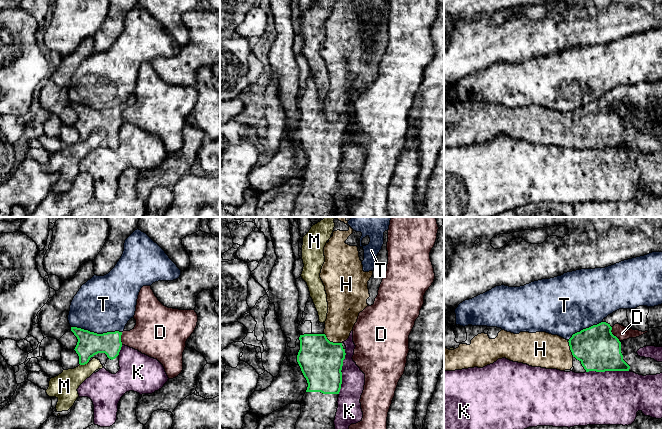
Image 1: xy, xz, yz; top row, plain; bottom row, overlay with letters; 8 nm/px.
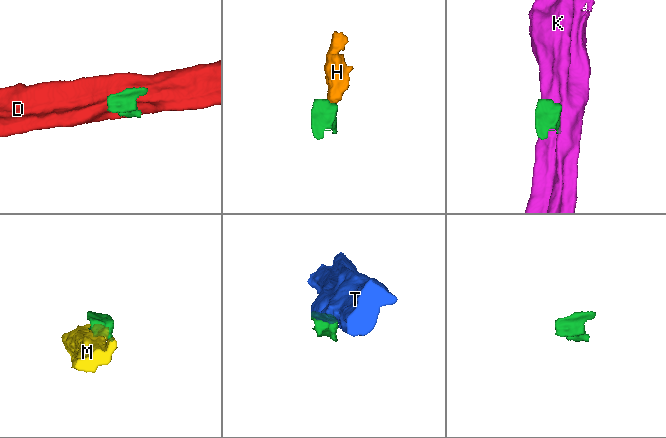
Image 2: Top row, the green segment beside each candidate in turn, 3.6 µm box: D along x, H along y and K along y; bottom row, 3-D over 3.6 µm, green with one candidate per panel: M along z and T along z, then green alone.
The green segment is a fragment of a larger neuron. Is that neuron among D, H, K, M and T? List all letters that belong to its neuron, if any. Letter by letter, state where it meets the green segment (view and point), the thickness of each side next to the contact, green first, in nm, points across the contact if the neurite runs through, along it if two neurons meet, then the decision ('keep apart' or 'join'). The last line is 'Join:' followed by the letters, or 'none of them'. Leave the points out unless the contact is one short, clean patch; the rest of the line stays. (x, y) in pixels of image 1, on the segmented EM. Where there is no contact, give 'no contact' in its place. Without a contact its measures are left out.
D: yz (612, 334) | 340/110 nm | along yz (611, 327), (611, 332), (619, 341) | keep apart
H: xz (332, 342) | 340/220 nm | across xz (321, 361), (321, 356), (332, 342), (340, 321) | join
K: xz (340, 371) | 340/190 nm | along xz (345, 349), (345, 358), (341, 370), (341, 388), (338, 393) | keep apart
M: xy (83, 364) | 190/200 nm | along xy (87, 362), (80, 365) | keep apart
T: xy (96, 333) | 190/460 nm | keep apart
Join: H

